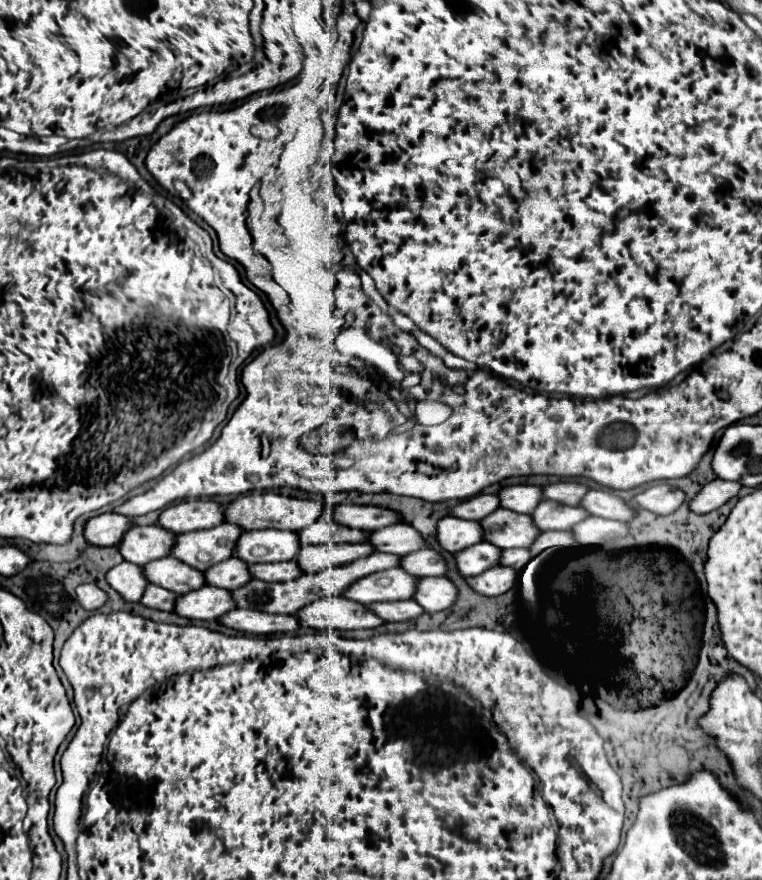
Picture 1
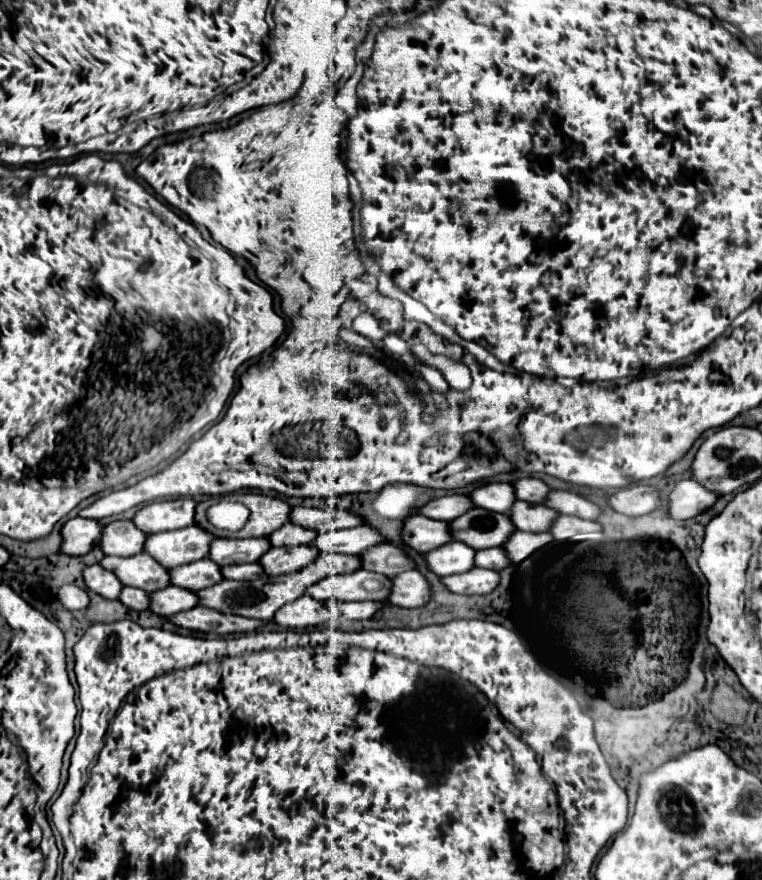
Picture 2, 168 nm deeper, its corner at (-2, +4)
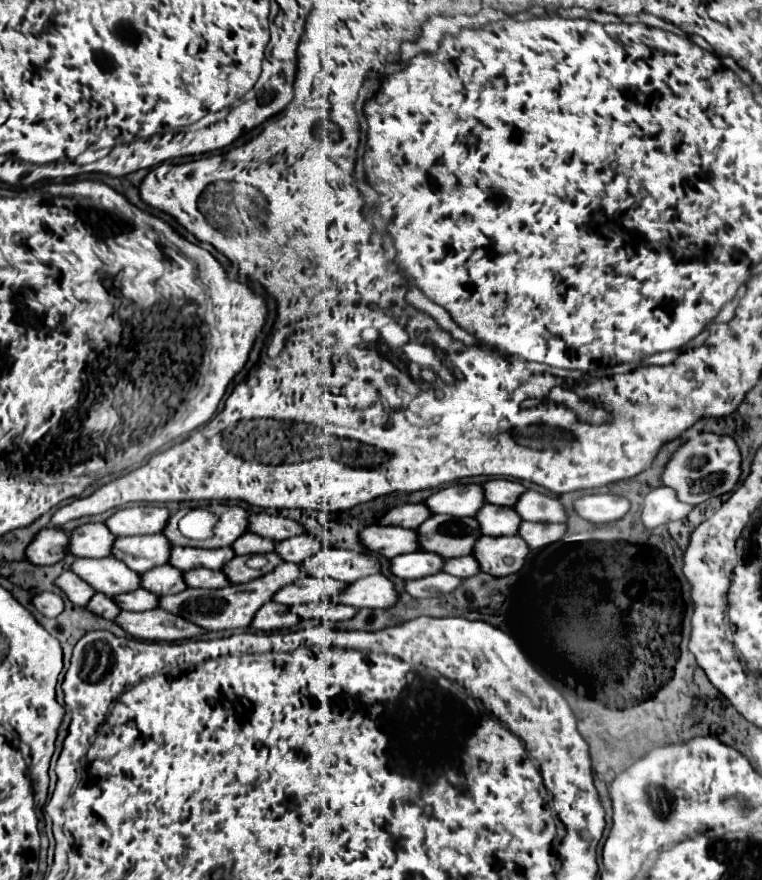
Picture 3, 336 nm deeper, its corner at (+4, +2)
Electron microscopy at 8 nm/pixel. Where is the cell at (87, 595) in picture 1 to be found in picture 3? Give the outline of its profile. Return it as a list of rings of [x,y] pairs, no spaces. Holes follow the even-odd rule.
[[[42,592],[42,594],[36,594],[32,600],[32,606],[46,618],[56,618],[62,610],[64,610],[64,602],[58,594],[54,592]]]

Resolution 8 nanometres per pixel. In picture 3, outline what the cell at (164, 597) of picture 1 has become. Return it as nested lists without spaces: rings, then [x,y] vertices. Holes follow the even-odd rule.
[[[94,594],[92,600],[84,606],[88,612],[96,614],[96,616],[102,616],[106,620],[114,620],[118,614],[120,614],[120,608],[110,600],[110,596],[104,596],[104,594]]]

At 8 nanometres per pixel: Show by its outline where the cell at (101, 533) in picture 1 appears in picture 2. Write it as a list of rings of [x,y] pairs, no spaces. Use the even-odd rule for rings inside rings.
[[[72,518],[62,528],[62,552],[70,556],[84,556],[100,544],[104,526],[92,518]]]

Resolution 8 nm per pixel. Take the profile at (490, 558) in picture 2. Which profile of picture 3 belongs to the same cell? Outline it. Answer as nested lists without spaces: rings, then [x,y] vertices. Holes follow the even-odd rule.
[[[462,556],[462,558],[446,560],[442,570],[444,570],[446,574],[452,574],[452,576],[470,578],[470,576],[474,576],[474,574],[480,572],[480,566],[478,566],[478,562],[476,562],[474,556]]]

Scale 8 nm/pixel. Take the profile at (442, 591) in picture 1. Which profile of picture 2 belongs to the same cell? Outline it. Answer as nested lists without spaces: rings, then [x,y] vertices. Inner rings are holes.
[[[408,570],[392,578],[392,594],[388,602],[400,608],[420,608],[432,600],[432,588],[428,578],[420,570]]]

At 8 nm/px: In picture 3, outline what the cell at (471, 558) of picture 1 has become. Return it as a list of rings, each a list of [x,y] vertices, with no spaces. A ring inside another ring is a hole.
[[[410,552],[390,560],[390,572],[402,580],[416,580],[440,572],[444,558],[432,552]]]

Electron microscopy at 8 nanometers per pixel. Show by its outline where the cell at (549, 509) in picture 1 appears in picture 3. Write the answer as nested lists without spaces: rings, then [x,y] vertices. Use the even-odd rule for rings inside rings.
[[[484,504],[474,516],[480,524],[480,532],[486,536],[514,536],[520,526],[520,516],[512,512],[512,508],[500,508],[492,504]]]

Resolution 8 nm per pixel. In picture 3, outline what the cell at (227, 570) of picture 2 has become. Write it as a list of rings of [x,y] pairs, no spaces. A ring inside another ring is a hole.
[[[196,568],[184,572],[184,584],[188,588],[224,588],[230,586],[222,572],[208,572],[206,568]]]

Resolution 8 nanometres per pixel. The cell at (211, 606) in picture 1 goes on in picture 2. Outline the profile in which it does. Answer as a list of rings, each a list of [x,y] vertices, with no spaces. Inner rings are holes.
[[[168,586],[166,590],[152,592],[150,602],[152,602],[150,610],[160,616],[172,616],[200,606],[200,598],[194,590],[186,590],[178,586]]]

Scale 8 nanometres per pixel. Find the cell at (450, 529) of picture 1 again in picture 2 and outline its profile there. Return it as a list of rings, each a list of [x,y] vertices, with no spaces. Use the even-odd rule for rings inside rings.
[[[410,516],[404,522],[404,542],[418,552],[436,550],[452,540],[454,536],[448,522],[426,516]]]

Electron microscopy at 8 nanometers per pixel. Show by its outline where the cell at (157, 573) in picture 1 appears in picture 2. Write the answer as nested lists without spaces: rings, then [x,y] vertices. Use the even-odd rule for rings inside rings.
[[[140,552],[130,558],[106,556],[100,564],[106,566],[106,570],[114,570],[114,574],[118,574],[118,578],[124,586],[134,586],[134,588],[142,588],[146,592],[156,592],[156,590],[168,588],[172,584],[168,568],[158,564],[146,552]]]

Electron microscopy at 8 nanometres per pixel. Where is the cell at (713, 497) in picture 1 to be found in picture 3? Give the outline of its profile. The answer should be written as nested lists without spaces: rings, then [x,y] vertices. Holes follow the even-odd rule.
[[[660,486],[644,496],[640,518],[646,528],[656,528],[656,526],[668,524],[672,520],[682,520],[684,516],[688,516],[688,512],[692,508],[694,506],[680,504],[680,500],[676,500],[672,488]]]

